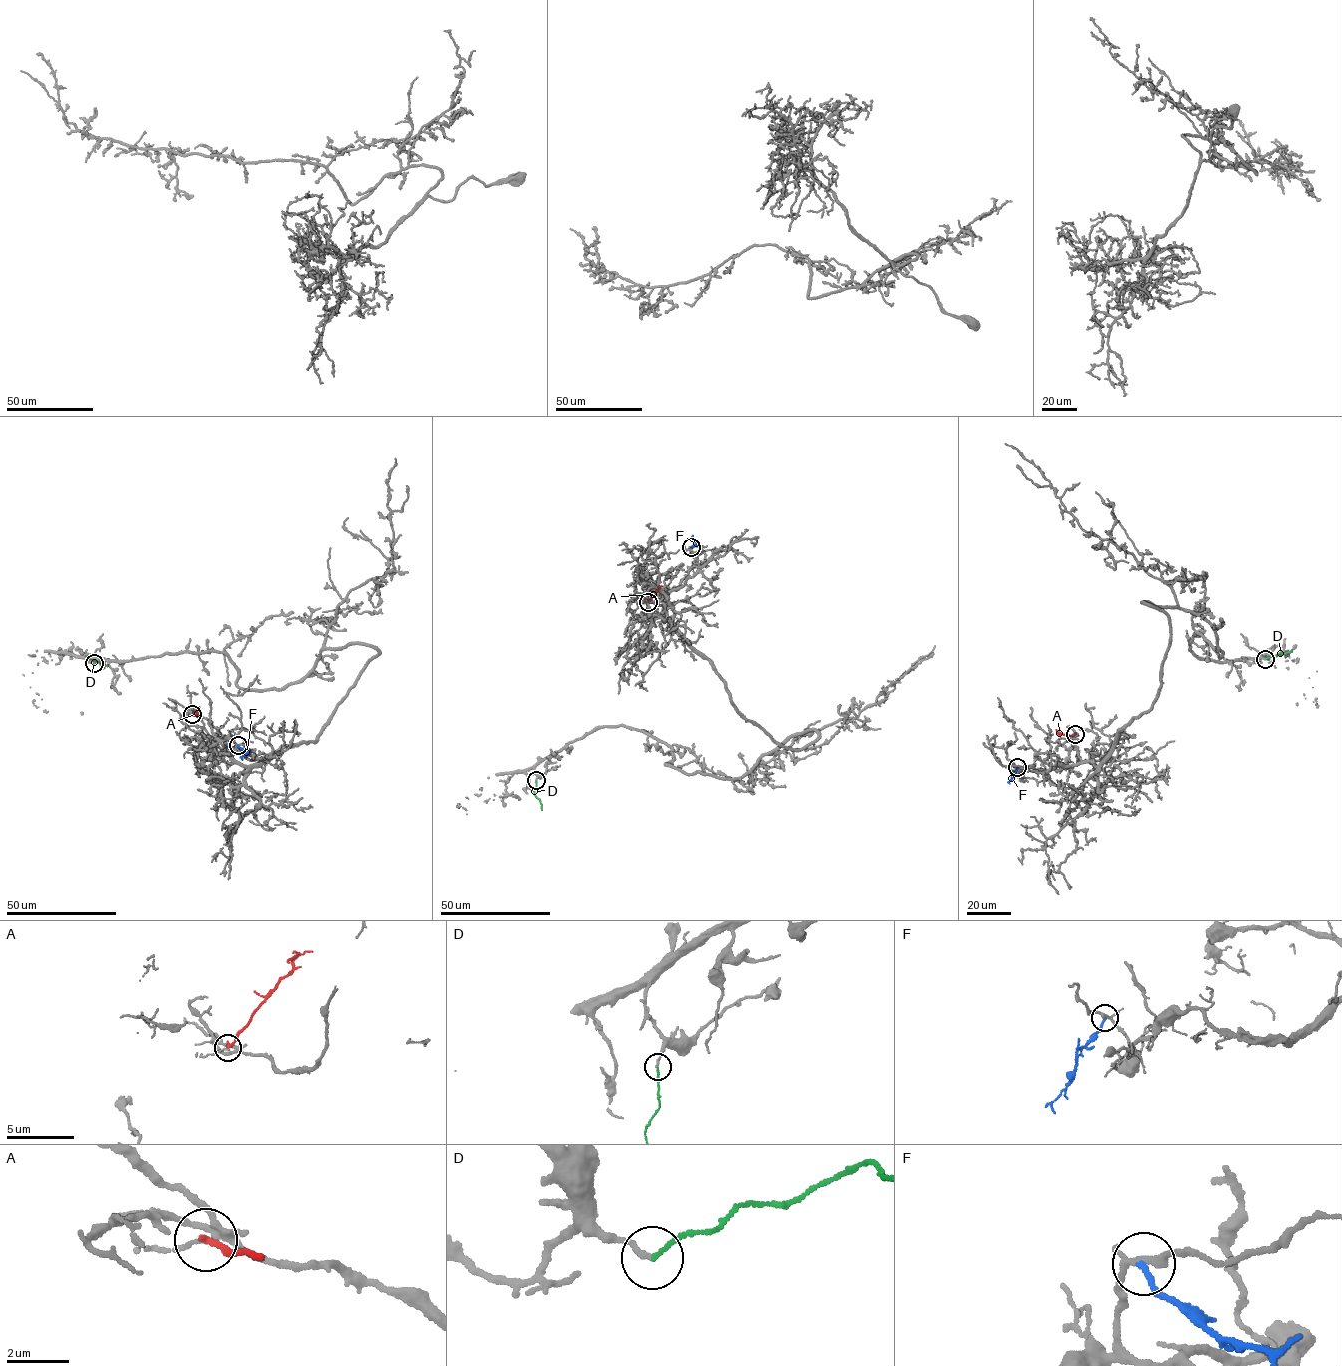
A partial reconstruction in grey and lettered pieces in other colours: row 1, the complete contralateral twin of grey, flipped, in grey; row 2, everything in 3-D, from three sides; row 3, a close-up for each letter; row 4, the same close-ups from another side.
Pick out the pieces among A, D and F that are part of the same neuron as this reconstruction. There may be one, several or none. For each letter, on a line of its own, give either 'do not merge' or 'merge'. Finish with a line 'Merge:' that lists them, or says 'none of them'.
A: do not merge
D: do not merge
F: do not merge
Merge: none of them

